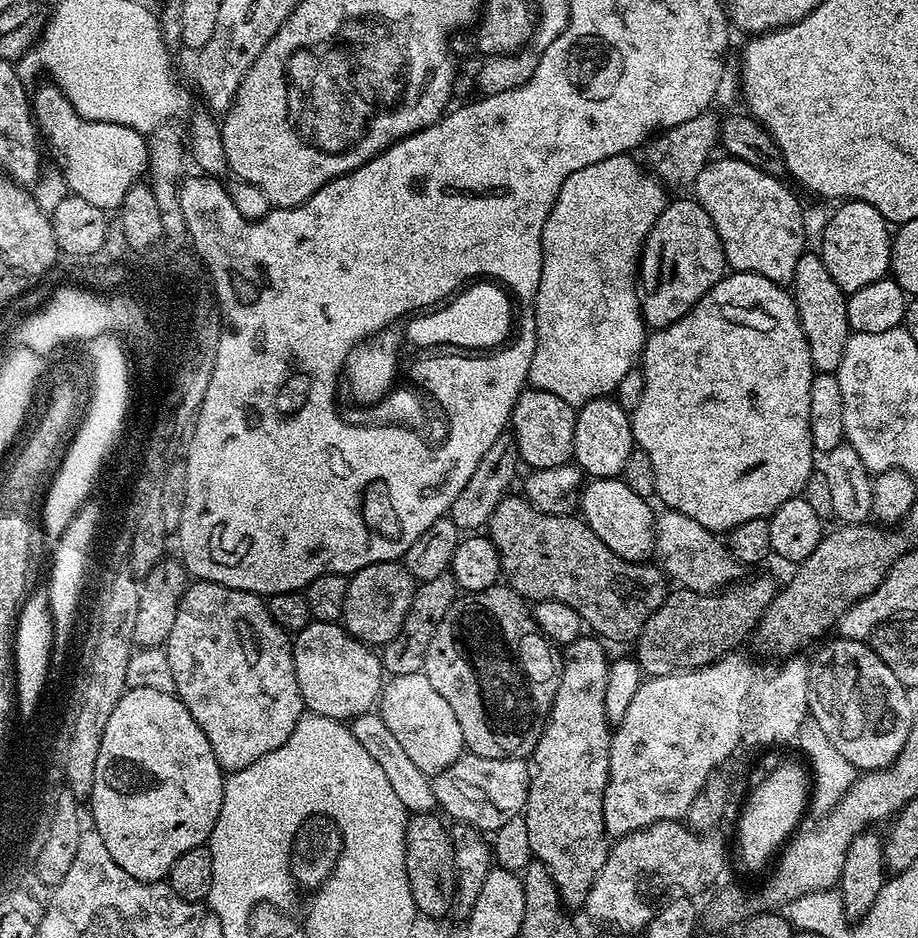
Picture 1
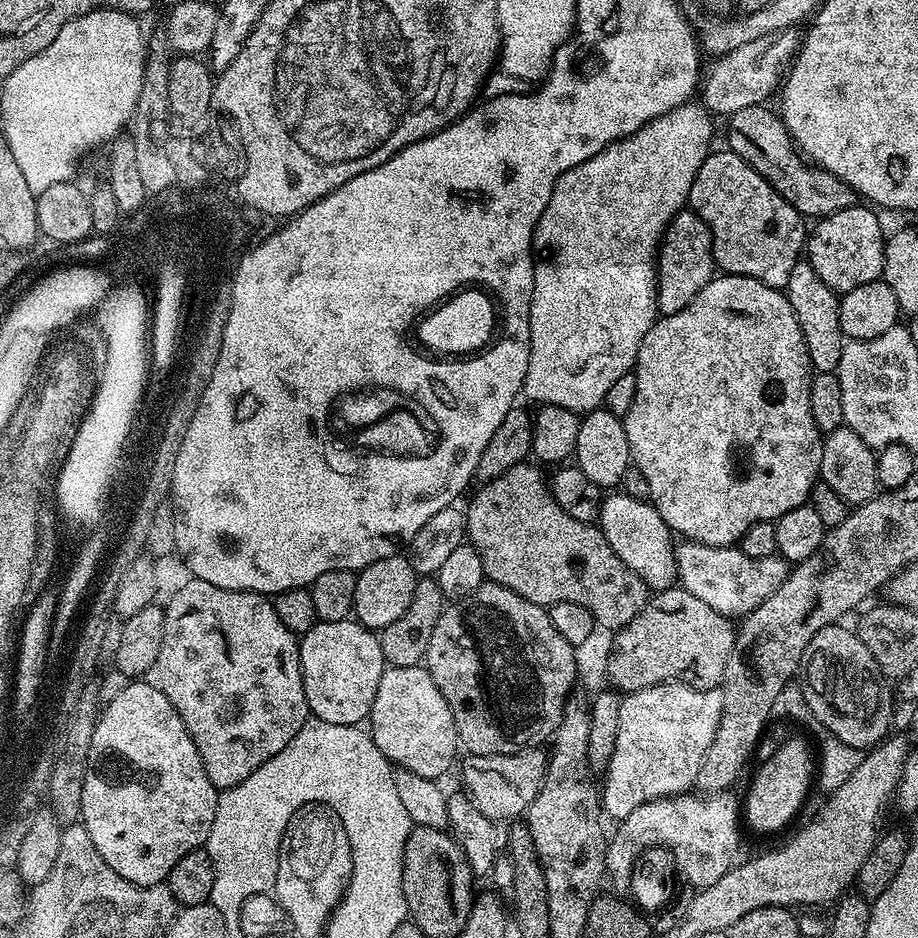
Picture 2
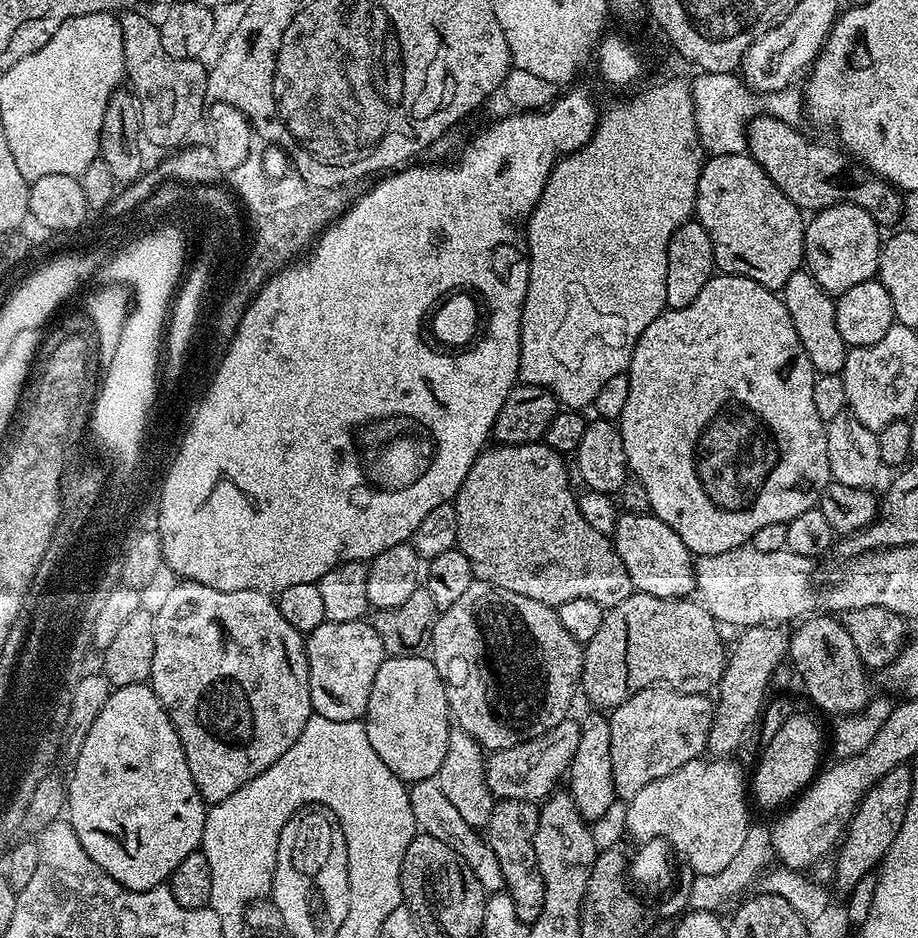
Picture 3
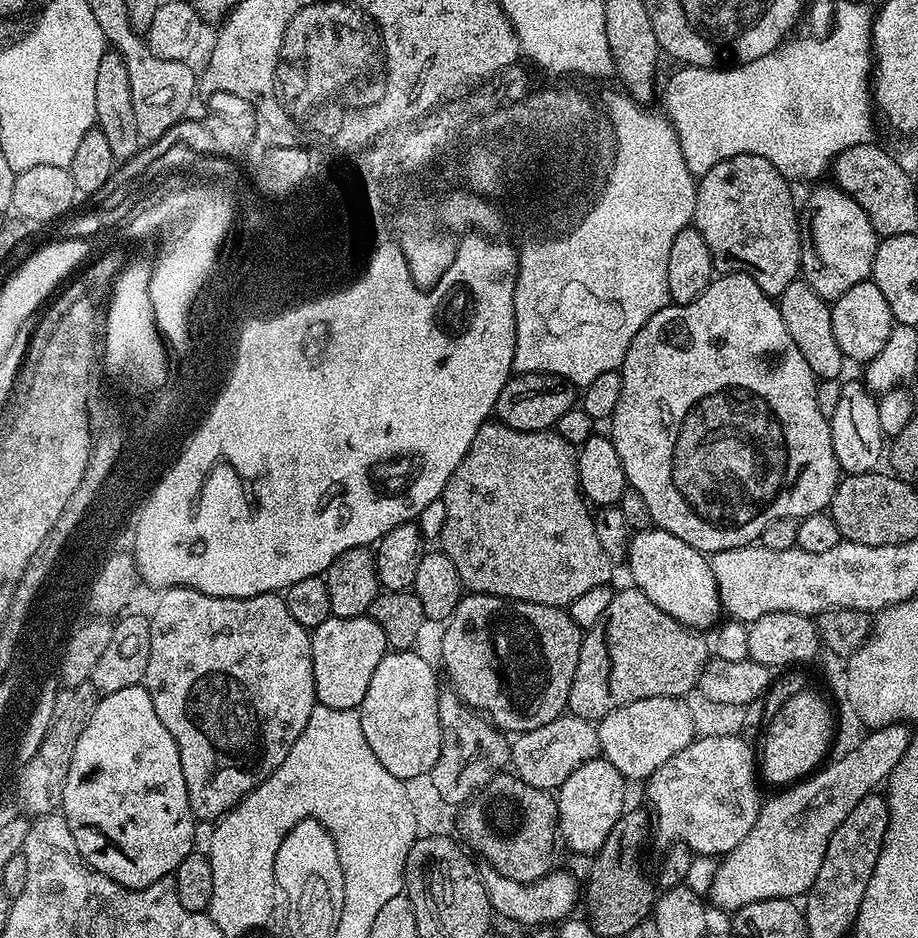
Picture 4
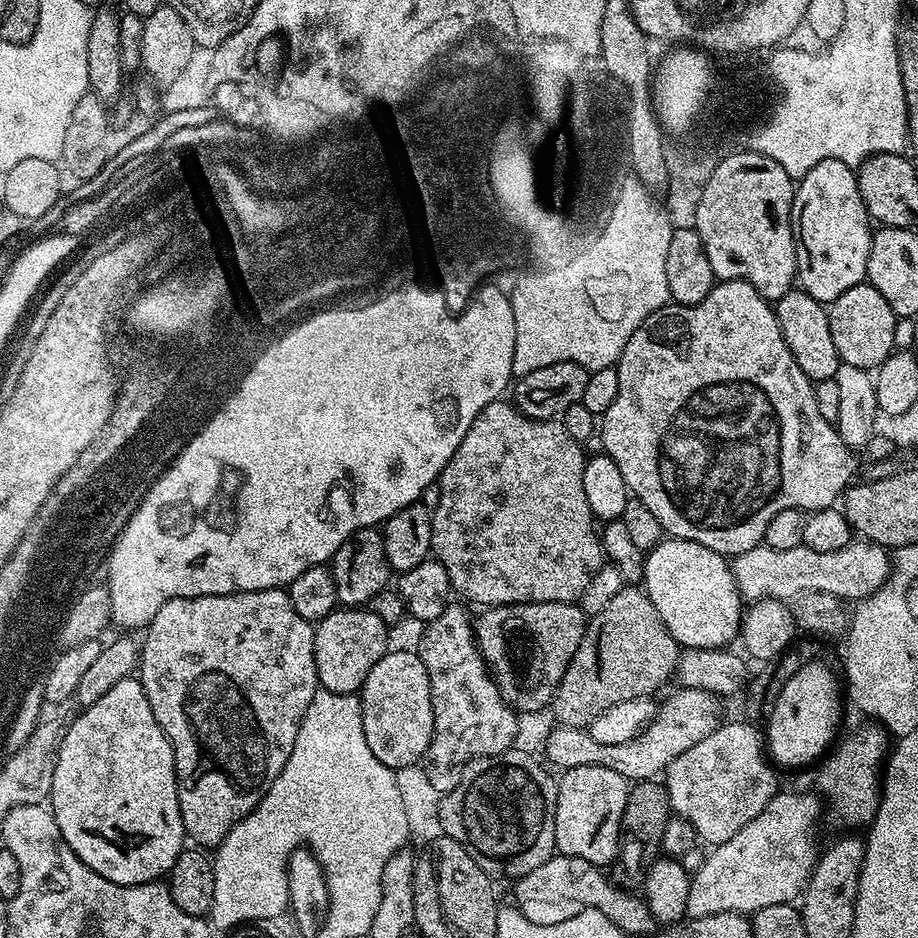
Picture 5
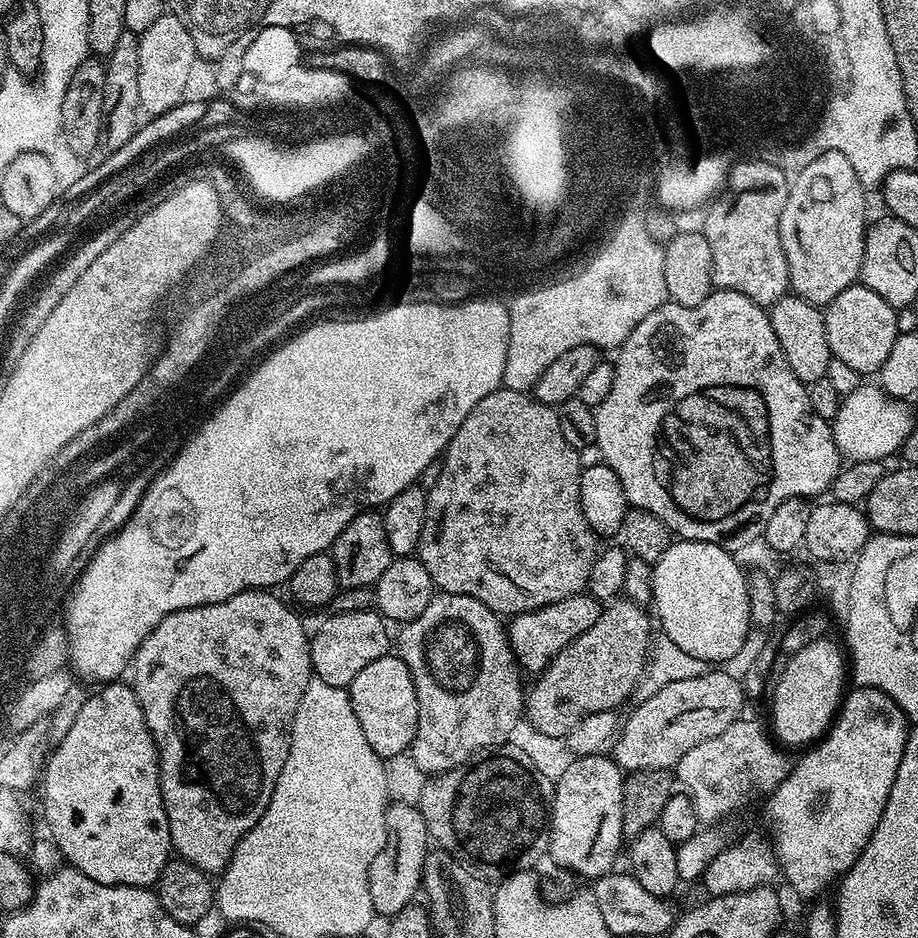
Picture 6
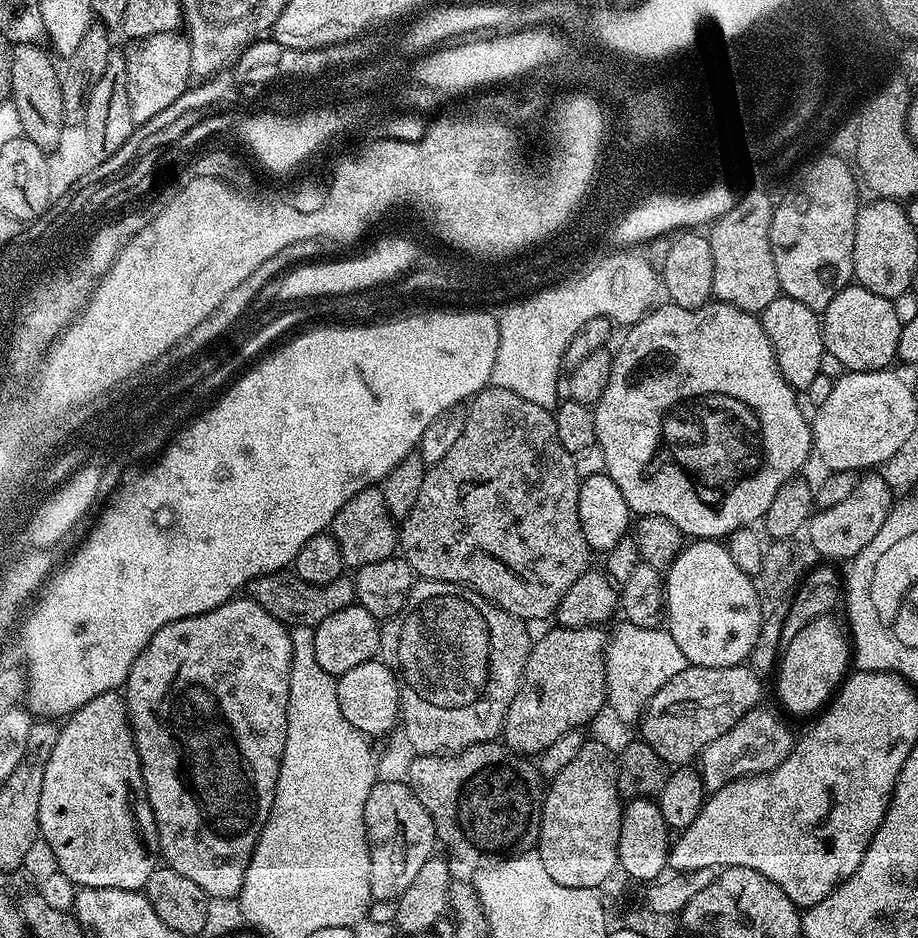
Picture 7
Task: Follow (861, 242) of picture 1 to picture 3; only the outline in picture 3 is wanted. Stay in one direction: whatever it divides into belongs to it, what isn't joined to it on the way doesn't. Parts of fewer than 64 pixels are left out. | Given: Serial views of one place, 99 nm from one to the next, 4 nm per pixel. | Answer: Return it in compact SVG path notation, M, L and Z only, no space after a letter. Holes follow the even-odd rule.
M835 204L811 219L804 225L804 264L825 292L839 294L851 290L858 282L866 282L879 273L882 228L862 206Z

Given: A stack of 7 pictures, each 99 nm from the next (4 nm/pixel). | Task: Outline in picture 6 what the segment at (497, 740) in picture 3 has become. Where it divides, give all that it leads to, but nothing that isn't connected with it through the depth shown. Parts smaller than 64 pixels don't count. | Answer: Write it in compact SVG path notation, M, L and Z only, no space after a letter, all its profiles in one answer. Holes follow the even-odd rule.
M587 591L574 594L570 598L562 598L562 602L550 602L550 606L542 606L538 610L523 612L507 621L506 631L512 653L516 662L525 673L539 674L544 671L551 660L561 652L574 638L586 634L594 622L598 622L602 611L601 601L589 596Z

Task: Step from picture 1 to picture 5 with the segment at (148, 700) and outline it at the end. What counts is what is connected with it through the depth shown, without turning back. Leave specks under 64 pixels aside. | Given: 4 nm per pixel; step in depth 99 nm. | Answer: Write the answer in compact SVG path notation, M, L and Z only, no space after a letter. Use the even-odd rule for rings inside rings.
M129 678L118 682L118 686L112 687L98 702L94 702L88 708L79 713L81 716L71 721L65 727L64 738L60 741L60 749L56 752L56 765L54 766L54 782L52 783L52 794L50 807L54 818L58 822L58 830L61 838L102 878L106 878L115 884L151 884L167 877L172 871L178 854L186 847L186 833L182 822L182 810L178 806L178 782L174 770L174 750L158 722L154 718L154 710L150 710L150 702L146 698L146 690L141 686L139 679Z

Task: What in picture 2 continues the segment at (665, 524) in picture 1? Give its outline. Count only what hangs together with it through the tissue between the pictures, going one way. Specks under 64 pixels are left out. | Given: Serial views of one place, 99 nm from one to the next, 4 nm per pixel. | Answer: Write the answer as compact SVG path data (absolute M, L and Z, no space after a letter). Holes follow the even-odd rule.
M681 539L675 545L676 580L694 598L702 598L706 606L729 618L743 618L754 611L782 582L790 571L789 561L779 555L770 558L750 558L739 546L719 548L706 546L697 540Z

